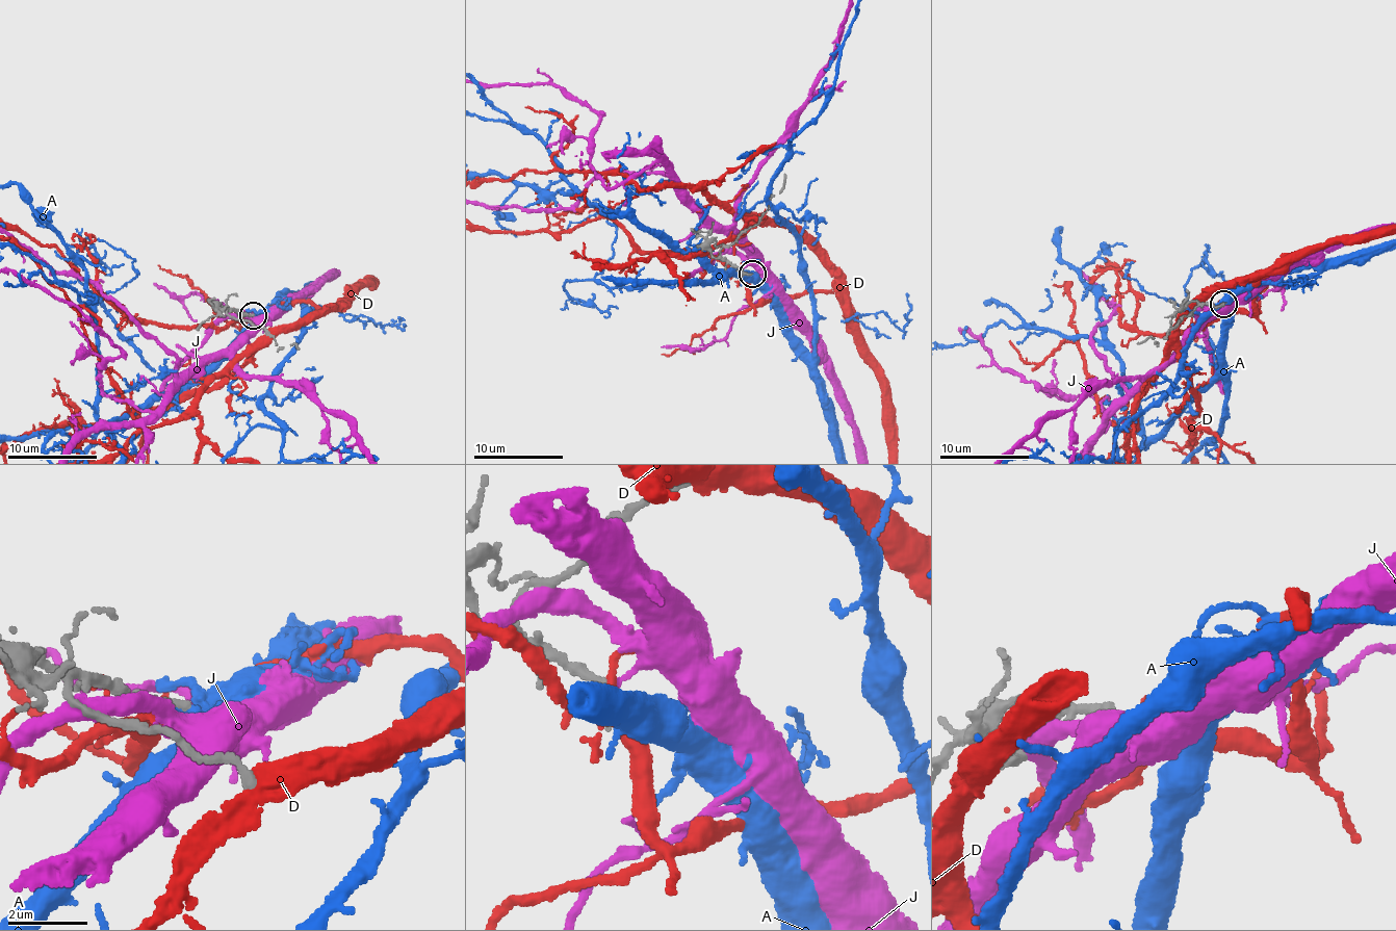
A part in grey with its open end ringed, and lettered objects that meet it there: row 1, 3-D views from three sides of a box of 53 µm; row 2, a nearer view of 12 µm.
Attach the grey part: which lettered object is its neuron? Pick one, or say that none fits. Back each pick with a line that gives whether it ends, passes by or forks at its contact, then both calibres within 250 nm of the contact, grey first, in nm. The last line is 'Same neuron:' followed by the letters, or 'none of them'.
A: it ends there; 200 nm thick on the grey side, 280 nm on the other
Same neuron: A

